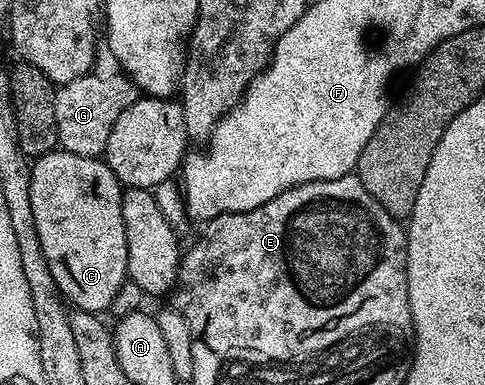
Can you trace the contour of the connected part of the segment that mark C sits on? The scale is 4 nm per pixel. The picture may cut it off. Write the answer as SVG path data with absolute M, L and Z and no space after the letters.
M56 150L34 157L29 182L29 197L32 202L33 221L36 222L37 238L48 262L53 281L60 292L80 312L103 314L127 279L127 242L125 240L125 218L122 217L121 202L125 191L119 179L109 170L106 159L98 156L82 156L72 152Z

